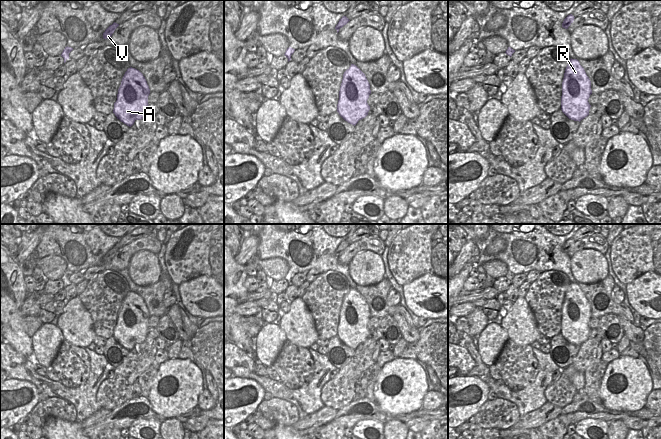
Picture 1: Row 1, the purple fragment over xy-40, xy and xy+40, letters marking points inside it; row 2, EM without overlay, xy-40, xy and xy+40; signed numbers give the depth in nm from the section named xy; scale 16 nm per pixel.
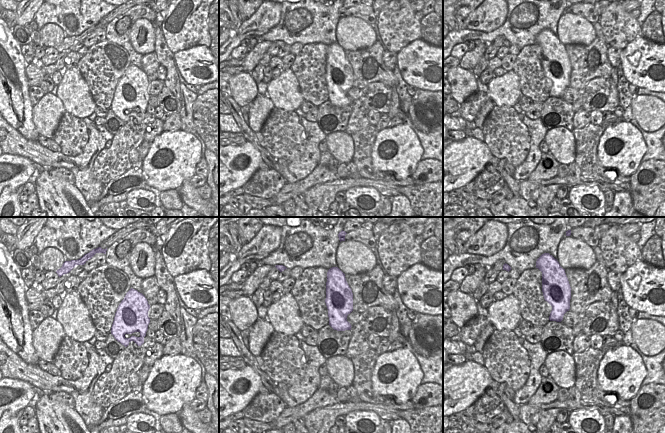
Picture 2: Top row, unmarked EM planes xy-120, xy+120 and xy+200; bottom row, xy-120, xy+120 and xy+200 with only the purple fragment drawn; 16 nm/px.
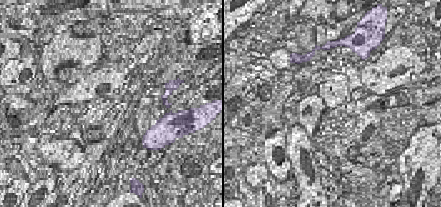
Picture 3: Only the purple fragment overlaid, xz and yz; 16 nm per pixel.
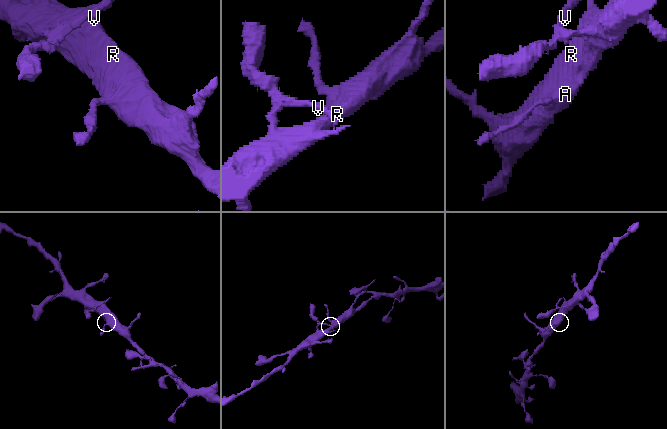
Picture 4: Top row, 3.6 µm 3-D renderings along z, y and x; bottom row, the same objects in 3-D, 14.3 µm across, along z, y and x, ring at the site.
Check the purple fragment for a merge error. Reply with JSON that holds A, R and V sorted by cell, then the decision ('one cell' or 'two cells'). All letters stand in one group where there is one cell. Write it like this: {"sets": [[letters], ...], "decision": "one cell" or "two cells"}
{"sets": [["A", "R"], ["V"]], "decision": "two cells"}

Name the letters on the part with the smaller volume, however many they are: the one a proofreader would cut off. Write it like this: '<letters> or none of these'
V

